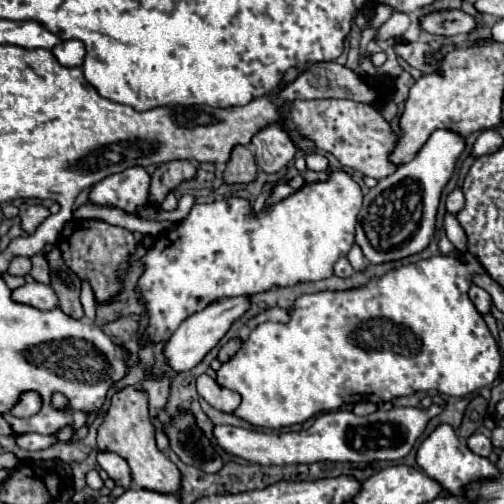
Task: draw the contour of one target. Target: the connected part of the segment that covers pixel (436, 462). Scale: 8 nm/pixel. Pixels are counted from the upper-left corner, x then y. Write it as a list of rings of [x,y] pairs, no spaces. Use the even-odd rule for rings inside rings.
[[[439,423],[433,433],[419,445],[417,449],[417,465],[435,481],[439,481],[443,485],[443,489],[447,489],[453,495],[461,495],[463,485],[467,485],[473,479],[481,479],[481,477],[491,477],[497,475],[495,465],[485,459],[479,457],[475,453],[471,453],[471,449],[467,449],[465,443],[461,443],[459,435],[455,433],[455,429],[449,423]]]

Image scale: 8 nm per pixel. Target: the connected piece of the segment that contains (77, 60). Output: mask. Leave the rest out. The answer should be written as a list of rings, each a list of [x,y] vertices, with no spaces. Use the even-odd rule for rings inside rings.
[[[69,39],[69,41],[61,41],[59,45],[55,45],[53,55],[57,57],[57,61],[65,67],[81,67],[83,59],[85,59],[85,45],[77,39]]]

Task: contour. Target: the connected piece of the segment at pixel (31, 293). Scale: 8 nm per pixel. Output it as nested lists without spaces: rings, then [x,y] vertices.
[[[25,283],[23,287],[13,291],[13,299],[17,303],[25,303],[25,305],[31,305],[41,311],[55,309],[59,303],[59,301],[55,301],[55,291],[43,283]]]

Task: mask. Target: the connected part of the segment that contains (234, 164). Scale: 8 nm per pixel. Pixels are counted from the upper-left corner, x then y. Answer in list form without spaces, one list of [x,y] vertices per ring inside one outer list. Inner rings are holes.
[[[235,147],[225,169],[225,183],[251,183],[257,179],[257,163],[247,147]]]

